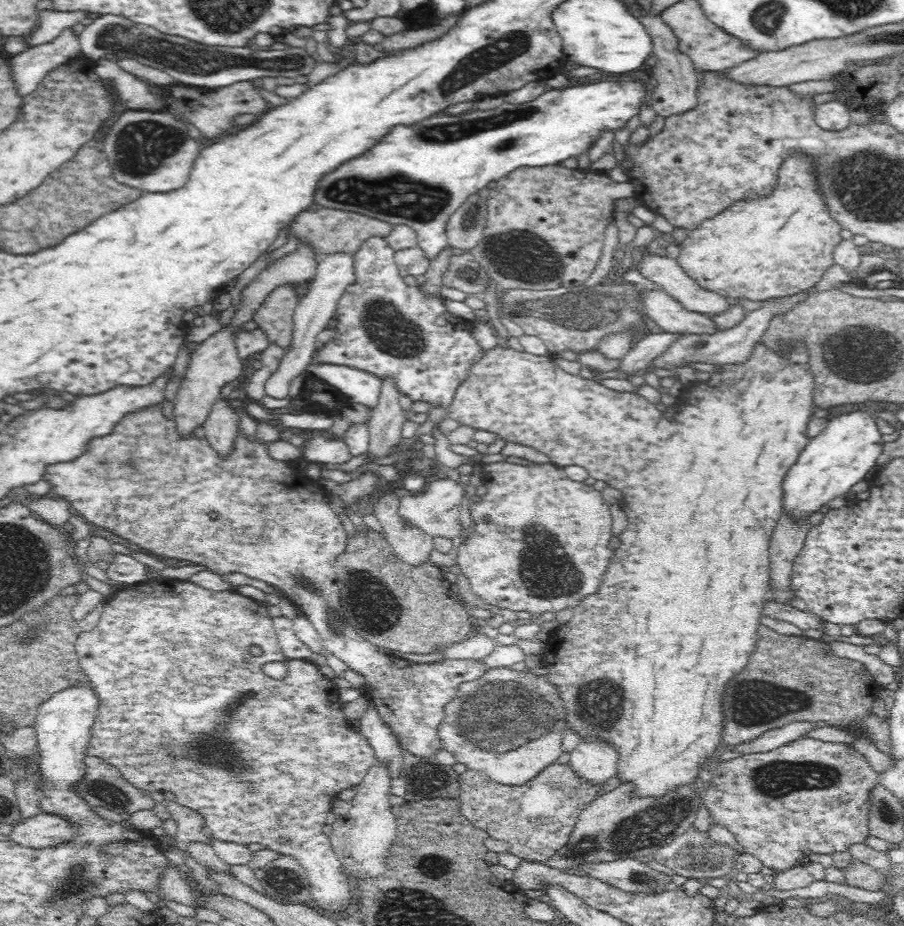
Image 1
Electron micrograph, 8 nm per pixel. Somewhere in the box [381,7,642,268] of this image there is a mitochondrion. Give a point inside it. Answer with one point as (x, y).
(497, 55)

